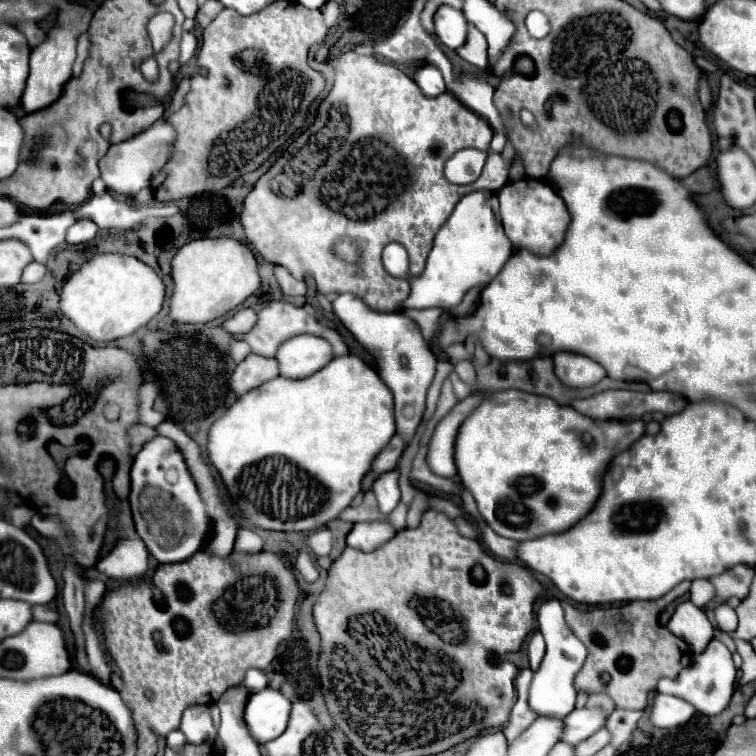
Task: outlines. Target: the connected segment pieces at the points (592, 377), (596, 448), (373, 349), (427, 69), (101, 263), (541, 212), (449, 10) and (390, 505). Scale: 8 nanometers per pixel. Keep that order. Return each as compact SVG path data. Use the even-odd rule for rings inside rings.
M559 351L553 355L553 363L555 375L561 379L561 383L571 387L589 387L607 375L597 361L579 353Z
M485 391L483 403L465 419L457 435L455 459L465 487L473 493L481 517L501 537L513 541L537 539L569 531L597 503L601 495L603 473L615 455L629 449L645 433L643 421L597 421L577 413L573 407L559 405L551 397L525 391Z
M343 293L333 301L333 311L341 319L341 323L353 333L353 337L375 357L381 379L395 395L395 419L397 433L405 437L409 443L415 435L417 425L421 423L421 415L425 411L425 395L435 377L437 357L427 347L427 343L417 325L404 312L384 313L373 311L361 297L353 293ZM401 357L407 357L407 365L401 363Z
M423 65L423 67L415 69L413 81L419 85L419 89L425 95L431 95L431 97L441 95L443 91L447 91L445 81L443 81L443 75L441 75L441 71L435 65Z
M105 253L95 255L83 263L77 273L69 275L61 291L59 309L93 341L107 343L133 335L137 329L145 327L161 311L163 301L165 283L149 265L131 255Z
M523 177L519 181L509 181L497 193L501 203L501 221L505 235L517 249L527 249L535 255L551 255L563 243L567 227L571 223L569 209L559 193L545 181Z
M441 7L435 13L435 33L443 45L449 49L457 49L467 41L467 19L463 11L453 7Z
M397 469L389 471L389 473L383 473L375 483L373 483L373 493L377 497L377 503L379 503L379 509L389 515L397 503L401 501L401 491L399 491L399 485L397 485Z

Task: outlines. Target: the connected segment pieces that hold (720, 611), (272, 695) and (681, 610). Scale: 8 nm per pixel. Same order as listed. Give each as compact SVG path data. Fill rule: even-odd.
M721 603L715 607L715 619L717 619L717 625L725 631L725 633L731 633L737 629L737 615L735 615L735 609L731 609L727 603Z
M263 689L249 697L245 707L245 723L255 741L267 743L287 729L291 701L279 689Z
M691 601L677 605L667 627L673 635L681 637L693 653L703 653L707 643L713 639L713 627L705 611L693 605Z

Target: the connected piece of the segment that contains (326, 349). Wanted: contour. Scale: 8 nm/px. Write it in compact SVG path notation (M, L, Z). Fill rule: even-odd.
M299 335L279 347L279 371L289 379L303 379L325 367L333 359L331 345L317 335Z

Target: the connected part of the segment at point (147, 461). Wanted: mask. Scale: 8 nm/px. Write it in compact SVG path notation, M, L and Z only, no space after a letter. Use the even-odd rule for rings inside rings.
M157 435L135 455L129 503L137 533L159 563L181 563L203 549L211 529L211 517L205 511L199 489L175 441Z

